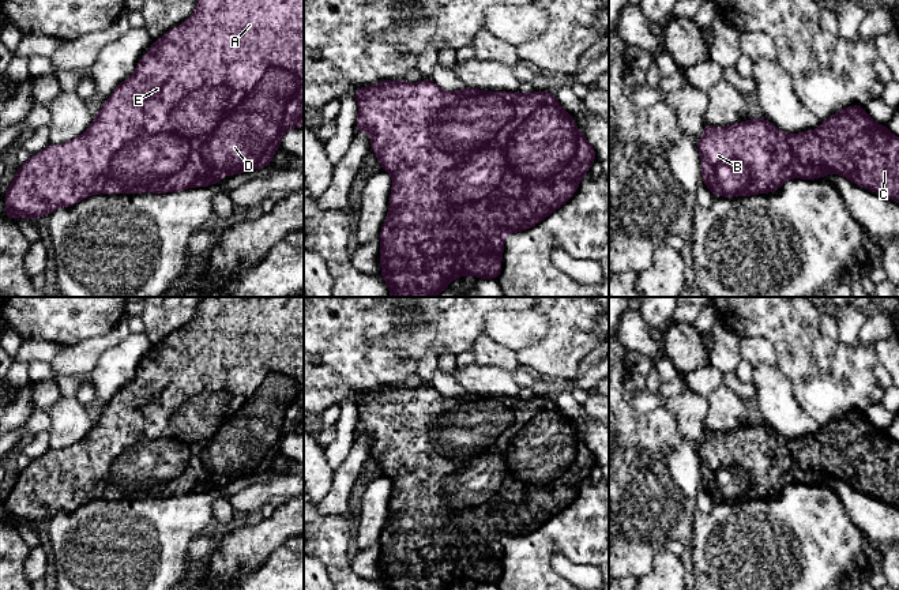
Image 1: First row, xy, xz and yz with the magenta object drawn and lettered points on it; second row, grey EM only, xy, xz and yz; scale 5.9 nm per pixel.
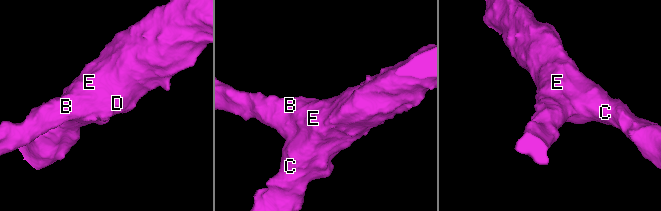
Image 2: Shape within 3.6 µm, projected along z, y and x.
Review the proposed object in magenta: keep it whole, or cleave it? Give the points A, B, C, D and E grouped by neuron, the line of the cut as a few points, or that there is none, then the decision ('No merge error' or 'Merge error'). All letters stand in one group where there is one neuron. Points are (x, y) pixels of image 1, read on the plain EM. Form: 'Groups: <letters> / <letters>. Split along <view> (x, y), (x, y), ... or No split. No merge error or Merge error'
Groups: A B C D E. No split. No merge error

